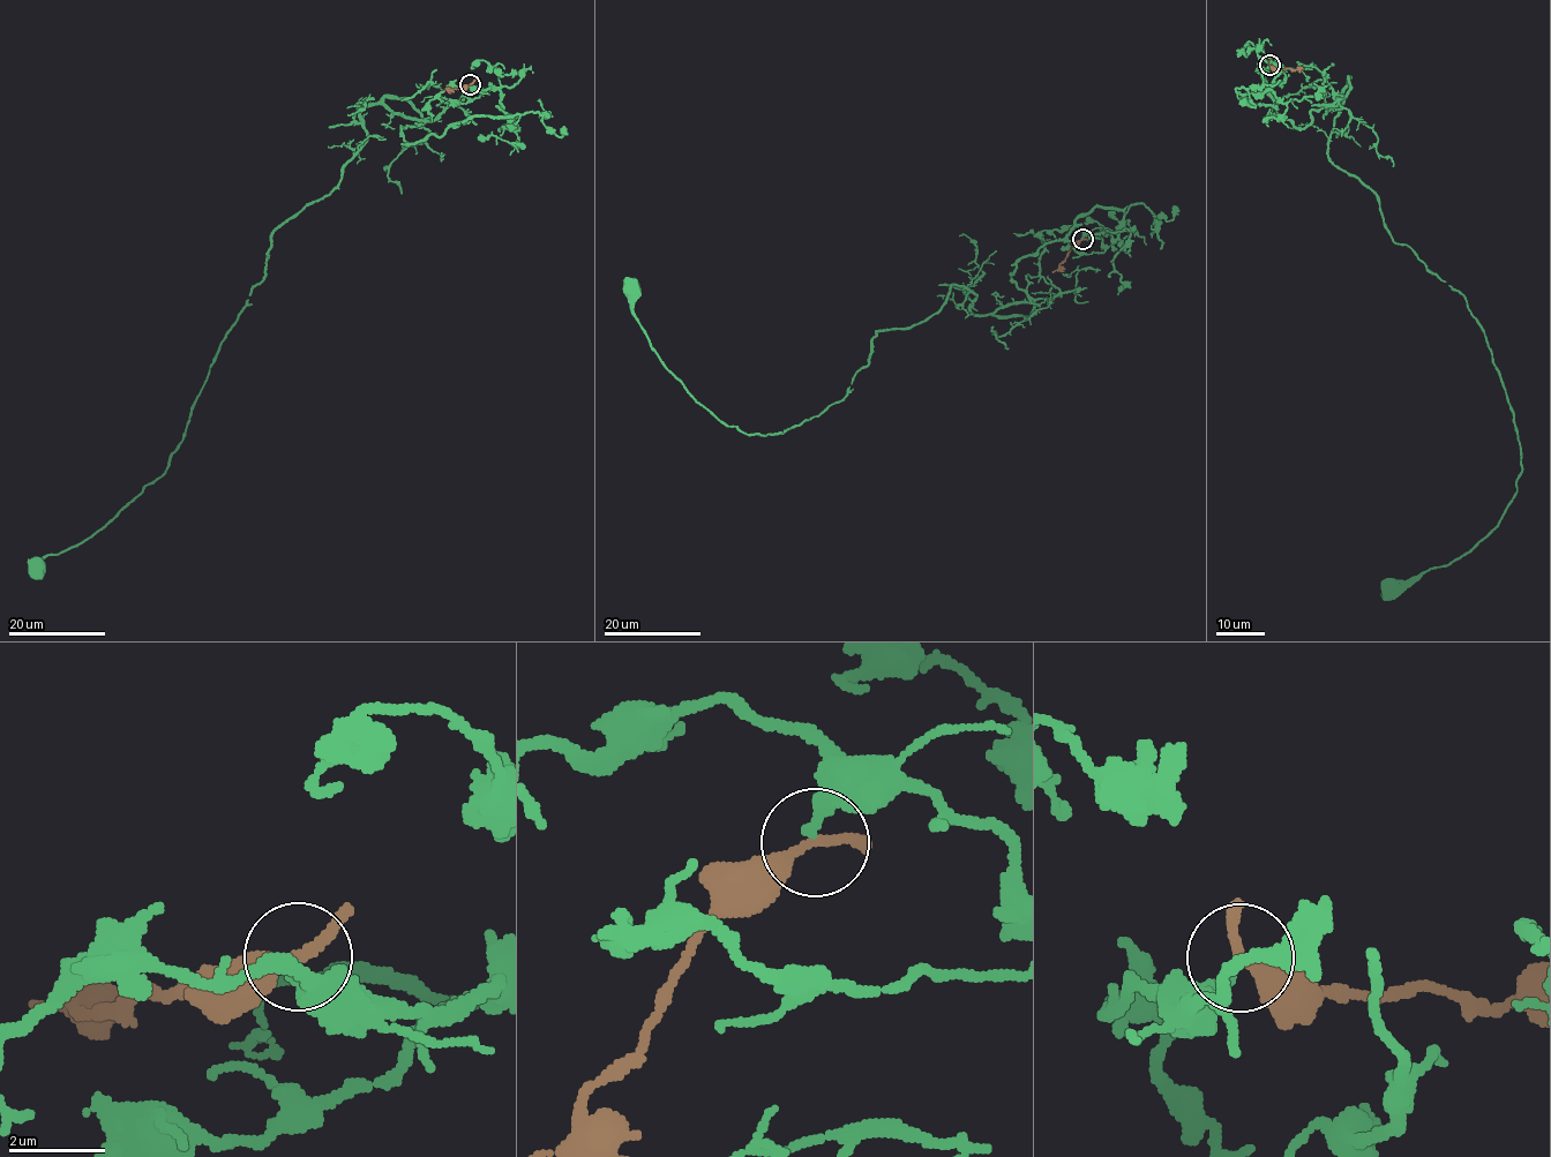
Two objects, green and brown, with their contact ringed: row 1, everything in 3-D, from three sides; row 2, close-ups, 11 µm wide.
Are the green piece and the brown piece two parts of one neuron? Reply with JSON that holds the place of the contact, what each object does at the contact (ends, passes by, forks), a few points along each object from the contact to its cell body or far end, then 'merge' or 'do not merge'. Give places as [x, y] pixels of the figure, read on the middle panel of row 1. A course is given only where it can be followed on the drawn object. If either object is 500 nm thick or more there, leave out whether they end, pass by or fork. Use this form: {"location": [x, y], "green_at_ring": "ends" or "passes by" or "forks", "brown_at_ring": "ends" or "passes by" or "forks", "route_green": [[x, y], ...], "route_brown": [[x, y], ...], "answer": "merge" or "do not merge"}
{"location": [1083, 239], "green_at_ring": "ends", "brown_at_ring": "passes by", "route_green": [[1083, 238], [765, 436], [632, 288]], "route_brown": [[1083, 239], [1053, 271]], "answer": "do not merge"}

